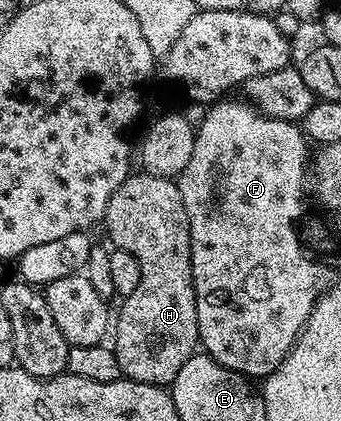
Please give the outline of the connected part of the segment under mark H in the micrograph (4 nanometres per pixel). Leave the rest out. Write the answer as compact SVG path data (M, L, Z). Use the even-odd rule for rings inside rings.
M142 171L132 172L125 183L113 191L102 224L107 225L107 237L112 241L110 244L121 251L129 251L129 255L139 260L141 267L141 283L137 283L137 291L122 298L119 317L117 313L113 321L113 348L117 363L128 381L170 386L177 371L181 371L185 364L185 359L192 357L200 348L197 299L195 288L191 286L189 215L185 215L185 203L181 199L178 184L169 177L158 177Z

